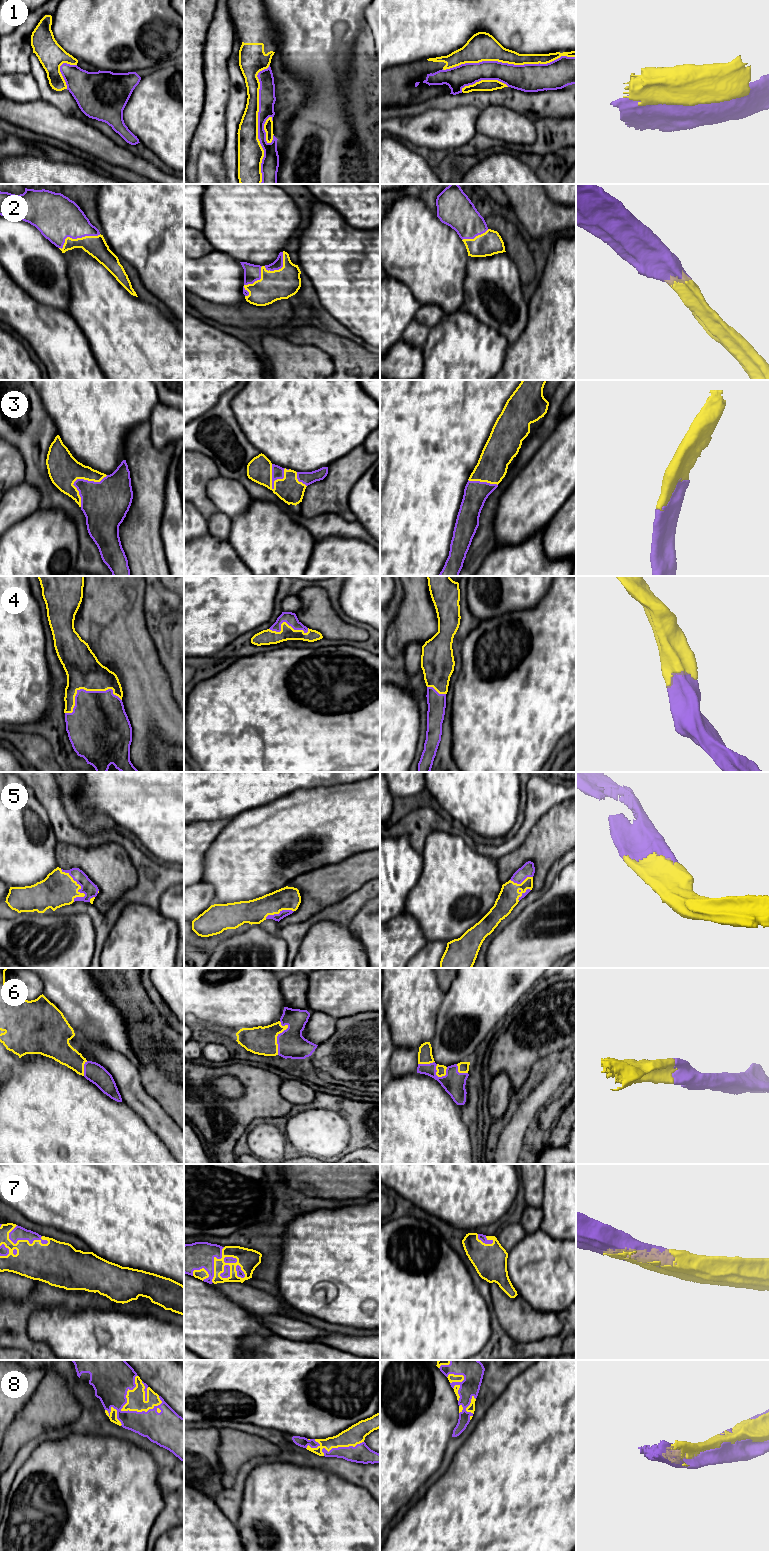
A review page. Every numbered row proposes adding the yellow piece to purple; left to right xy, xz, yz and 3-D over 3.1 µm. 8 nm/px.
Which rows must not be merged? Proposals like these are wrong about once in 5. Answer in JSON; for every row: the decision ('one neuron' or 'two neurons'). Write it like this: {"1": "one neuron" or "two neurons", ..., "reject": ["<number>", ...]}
{"1": "two neurons", "2": "one neuron", "3": "one neuron", "4": "one neuron", "5": "one neuron", "6": "one neuron", "7": "one neuron", "8": "one neuron", "reject": ["1"]}

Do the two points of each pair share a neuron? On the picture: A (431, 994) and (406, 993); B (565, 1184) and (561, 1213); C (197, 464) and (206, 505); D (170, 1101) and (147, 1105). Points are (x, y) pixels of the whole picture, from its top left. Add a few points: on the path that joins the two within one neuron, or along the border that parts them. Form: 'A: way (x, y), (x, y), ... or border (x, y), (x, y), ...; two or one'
A: way (425, 994), (412, 994); one
B: way (565, 1191), (565, 1206); one
C: way (197, 474), (197, 495); one
D: border (143, 1086), (144, 1090), (173, 1120); two

